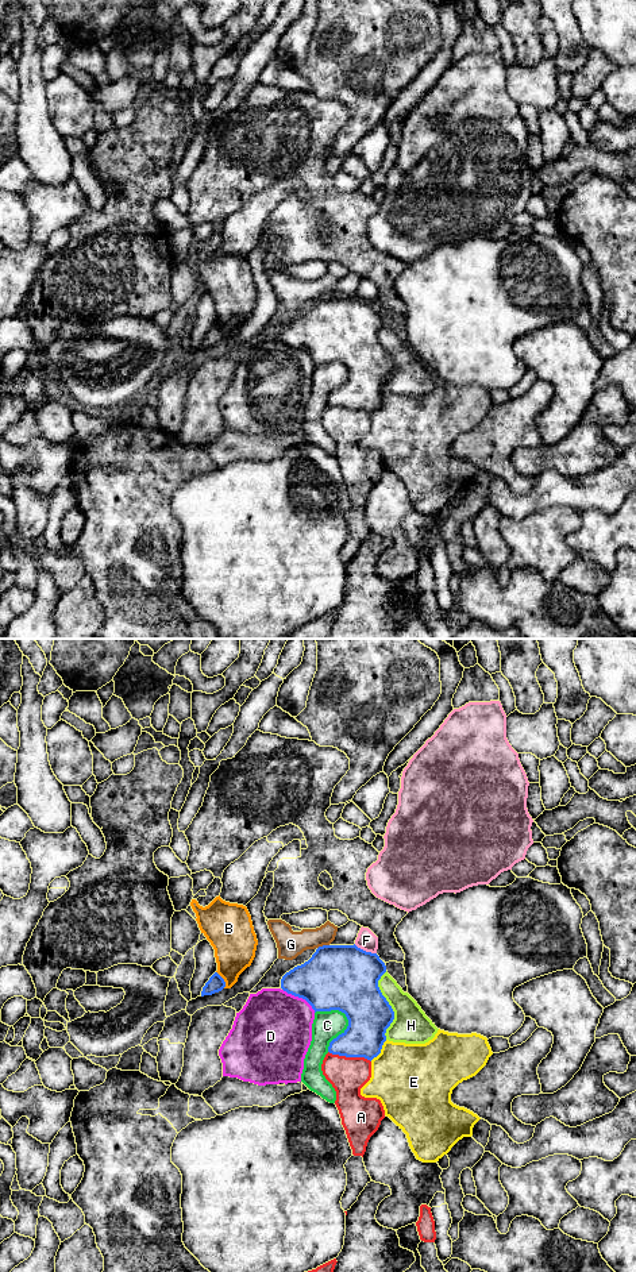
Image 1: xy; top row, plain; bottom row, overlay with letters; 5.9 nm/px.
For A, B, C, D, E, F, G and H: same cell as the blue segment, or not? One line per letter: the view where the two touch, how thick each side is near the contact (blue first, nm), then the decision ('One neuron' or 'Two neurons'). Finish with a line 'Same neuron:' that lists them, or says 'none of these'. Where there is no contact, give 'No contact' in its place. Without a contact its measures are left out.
A: Touches blue in xy. Thickness 240 nm (blue) against 220 nm. Two neurons
B: Touches blue in xy. Thickness 100 nm (blue) against 260 nm. Two neurons
C: Touches blue in xy. Thickness 300 nm (blue) against 180 nm. Two neurons
D: Touches blue in xy. Thickness 380 nm (blue) against 440 nm. Two neurons
E: Touches blue in xy. Thickness 260 nm (blue) against 440 nm. Two neurons
F: Touches blue in xy. Thickness 400 nm (blue) against 120 nm. Two neurons
G: Touches blue in xy. Thickness 400 nm (blue) against 160 nm. Two neurons
H: Touches blue in xy. Thickness 320 nm (blue) against 220 nm. Two neurons
Same neuron: none of these

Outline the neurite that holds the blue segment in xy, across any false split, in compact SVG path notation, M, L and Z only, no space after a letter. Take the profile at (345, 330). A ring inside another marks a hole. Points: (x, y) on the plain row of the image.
M323 297L301 317L286 324L281 340L305 351L316 363L339 362L348 371L347 381L329 394L328 404L346 409L373 412L386 393L386 381L394 371L394 363L382 347L378 332L386 324L385 315L377 305L354 297Z

